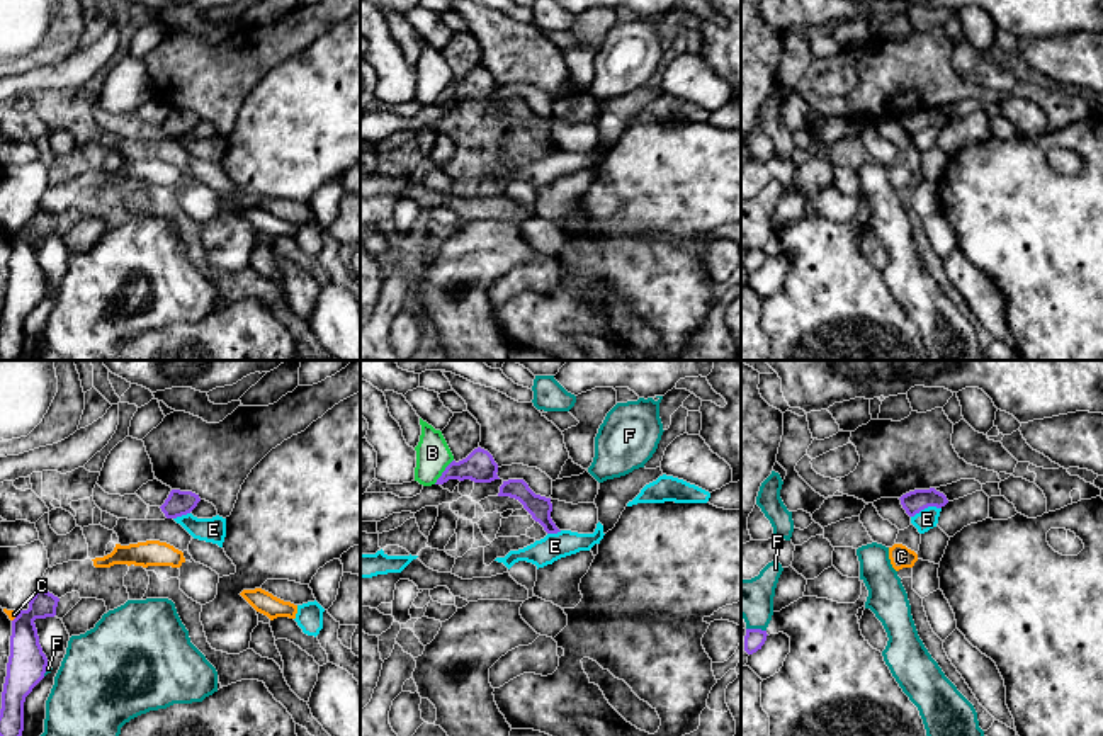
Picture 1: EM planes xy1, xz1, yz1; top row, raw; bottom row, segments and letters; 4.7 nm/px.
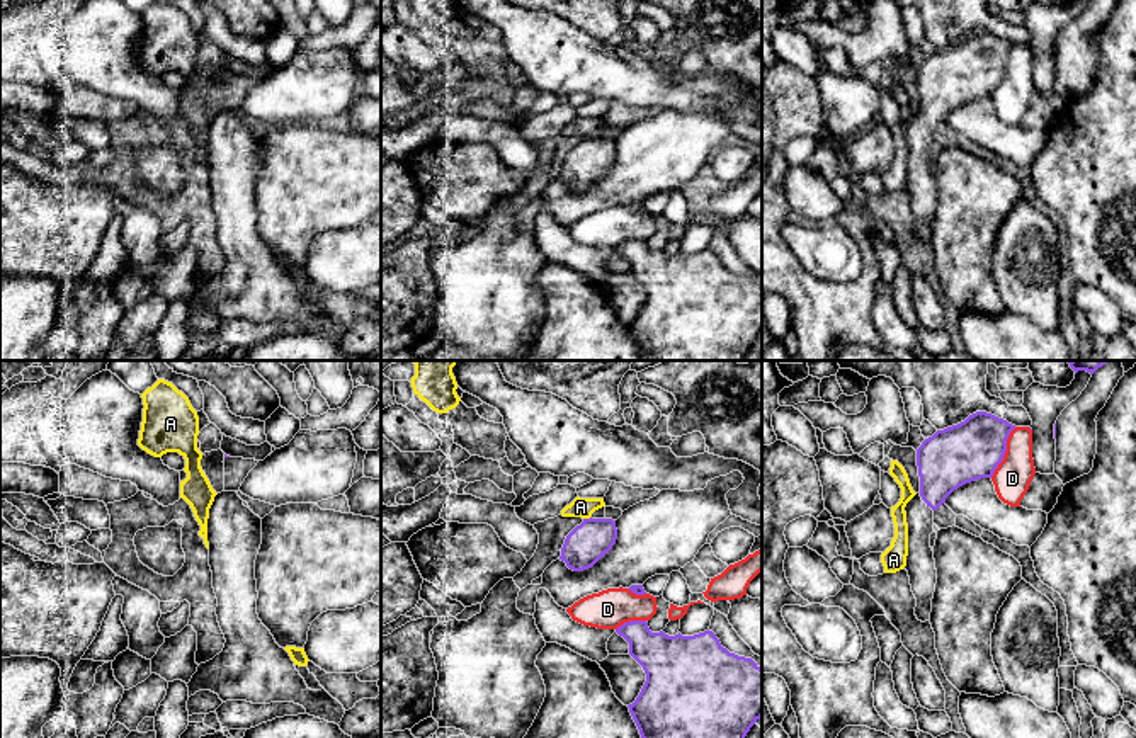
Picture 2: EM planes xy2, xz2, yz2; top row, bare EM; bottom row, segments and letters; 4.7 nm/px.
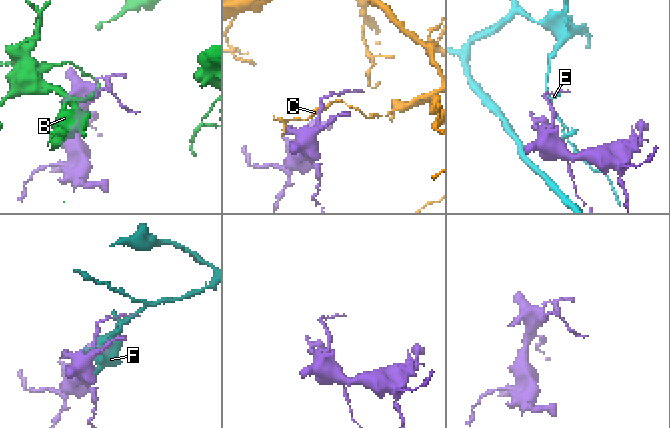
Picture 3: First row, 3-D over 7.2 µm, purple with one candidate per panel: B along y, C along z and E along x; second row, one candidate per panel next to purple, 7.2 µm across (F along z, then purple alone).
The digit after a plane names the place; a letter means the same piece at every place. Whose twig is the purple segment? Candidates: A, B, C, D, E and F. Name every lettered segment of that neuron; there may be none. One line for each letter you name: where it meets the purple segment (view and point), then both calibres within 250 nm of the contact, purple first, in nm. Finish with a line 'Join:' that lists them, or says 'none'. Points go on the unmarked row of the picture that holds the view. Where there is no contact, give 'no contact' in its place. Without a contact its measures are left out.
Join: none

